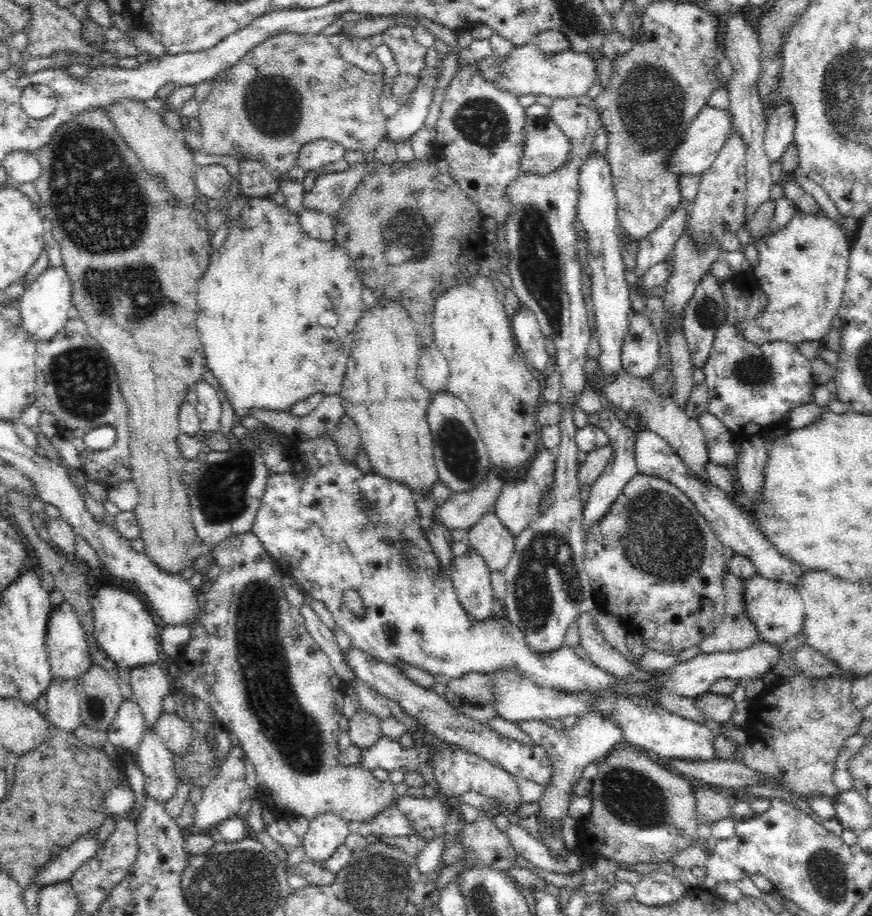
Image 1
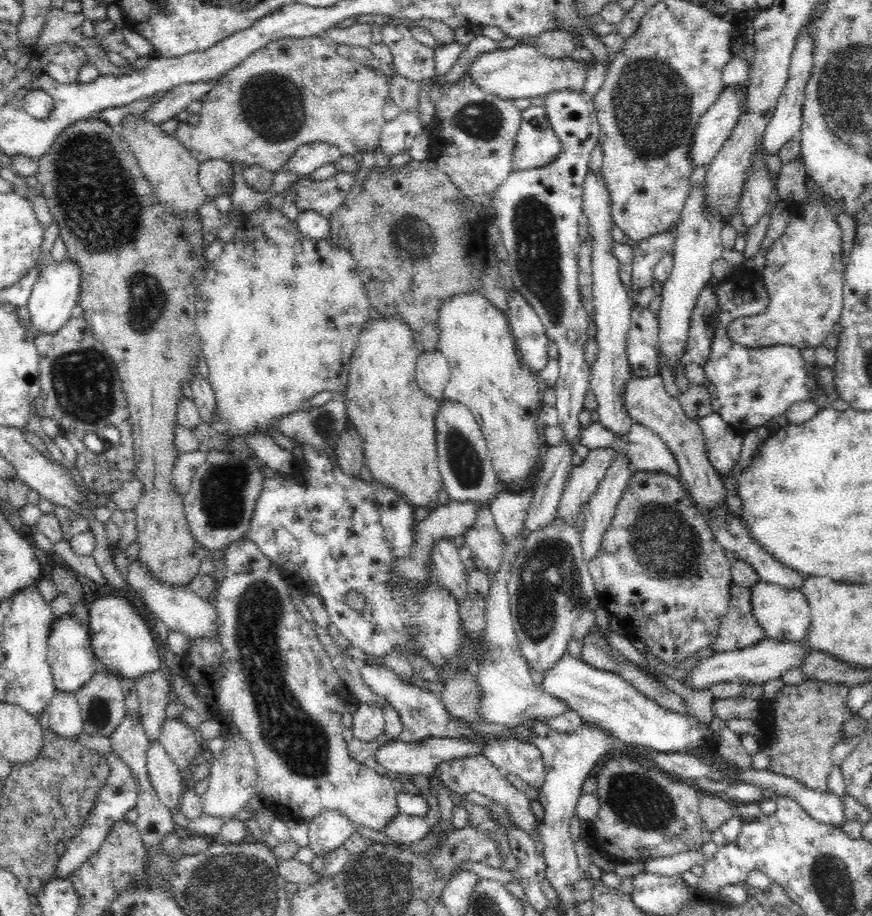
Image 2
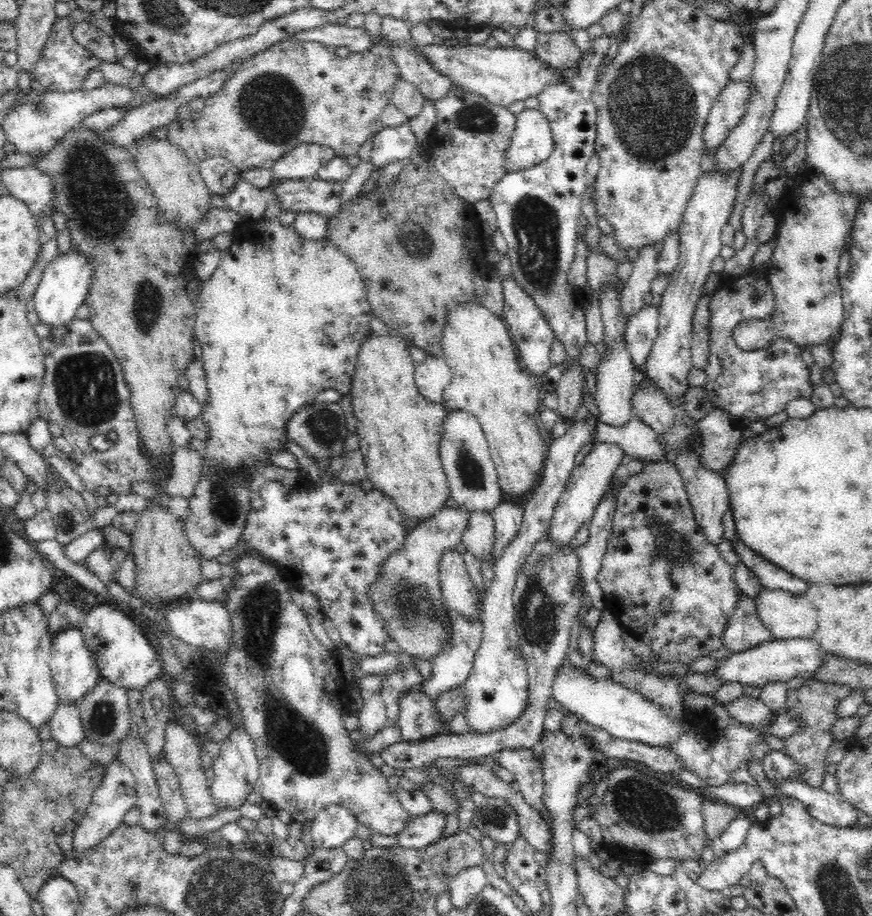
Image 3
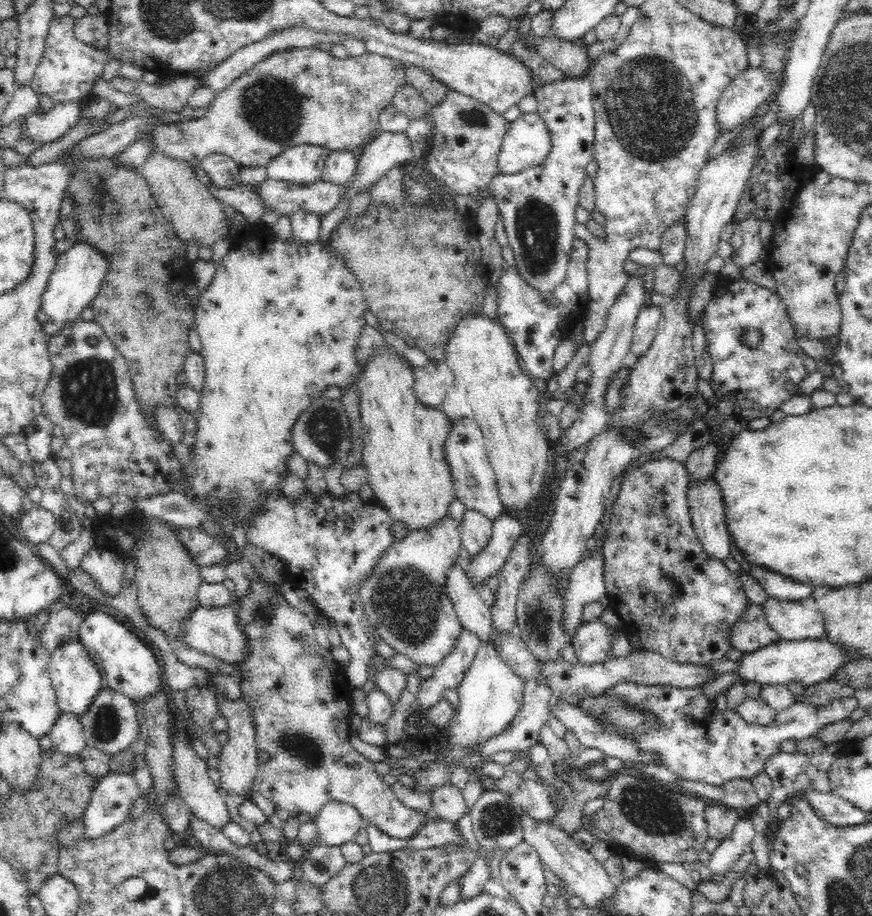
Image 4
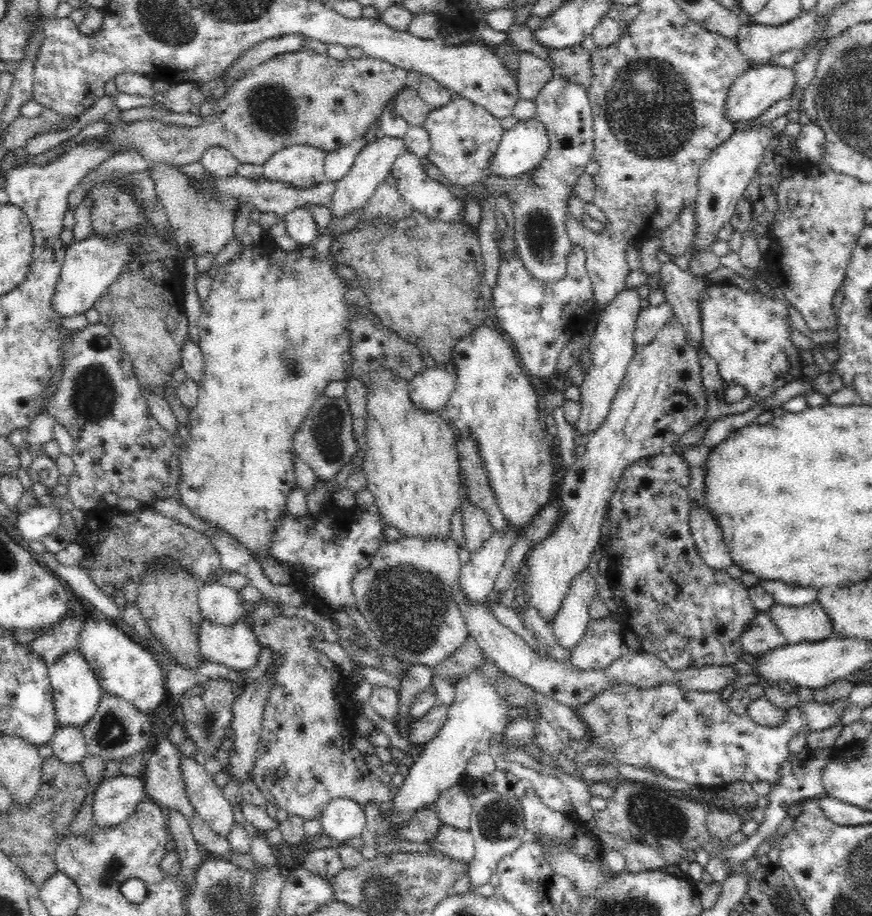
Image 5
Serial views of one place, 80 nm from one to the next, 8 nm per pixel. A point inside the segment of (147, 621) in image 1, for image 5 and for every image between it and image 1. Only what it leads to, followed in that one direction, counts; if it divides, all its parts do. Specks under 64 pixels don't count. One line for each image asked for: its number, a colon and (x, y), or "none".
2: (122, 641)
3: (125, 657)
4: (128, 665)
5: (126, 669)

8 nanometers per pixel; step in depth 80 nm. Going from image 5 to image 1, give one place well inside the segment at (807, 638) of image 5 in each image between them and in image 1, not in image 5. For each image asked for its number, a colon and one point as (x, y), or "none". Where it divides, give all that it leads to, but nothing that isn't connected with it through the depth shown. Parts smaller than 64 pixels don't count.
1: (777, 611)
2: (784, 614)
3: (787, 616)
4: (791, 620)

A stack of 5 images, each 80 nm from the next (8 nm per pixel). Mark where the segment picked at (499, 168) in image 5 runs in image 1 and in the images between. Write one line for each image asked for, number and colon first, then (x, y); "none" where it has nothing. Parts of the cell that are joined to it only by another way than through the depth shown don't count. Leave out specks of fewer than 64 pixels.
1: (546, 147)
2: (537, 145)
3: (532, 142)
4: (527, 143)

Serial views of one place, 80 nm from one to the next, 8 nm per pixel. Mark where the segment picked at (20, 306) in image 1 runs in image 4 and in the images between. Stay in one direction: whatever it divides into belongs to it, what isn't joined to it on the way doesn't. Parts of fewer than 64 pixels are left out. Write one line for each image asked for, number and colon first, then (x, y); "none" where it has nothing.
2: (55, 291)
3: (65, 282)
4: (73, 283)

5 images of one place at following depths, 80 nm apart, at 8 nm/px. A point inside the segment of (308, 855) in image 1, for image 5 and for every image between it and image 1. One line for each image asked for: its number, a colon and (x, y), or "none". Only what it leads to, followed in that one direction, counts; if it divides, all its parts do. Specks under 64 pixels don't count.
2: (328, 831)
3: (332, 827)
4: (337, 823)
5: (342, 820)

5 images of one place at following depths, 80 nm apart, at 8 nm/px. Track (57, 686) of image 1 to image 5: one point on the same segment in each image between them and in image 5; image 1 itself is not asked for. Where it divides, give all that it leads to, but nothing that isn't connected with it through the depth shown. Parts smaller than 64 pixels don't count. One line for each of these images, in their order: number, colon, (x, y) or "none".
2: (65, 720)
3: (66, 725)
4: (67, 735)
5: (69, 745)

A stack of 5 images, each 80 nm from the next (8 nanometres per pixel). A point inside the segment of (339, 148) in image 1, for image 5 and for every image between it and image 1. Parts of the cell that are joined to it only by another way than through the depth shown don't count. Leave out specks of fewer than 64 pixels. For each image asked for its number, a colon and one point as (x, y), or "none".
2: (308, 157)
3: (300, 163)
4: (302, 164)
5: (301, 166)

